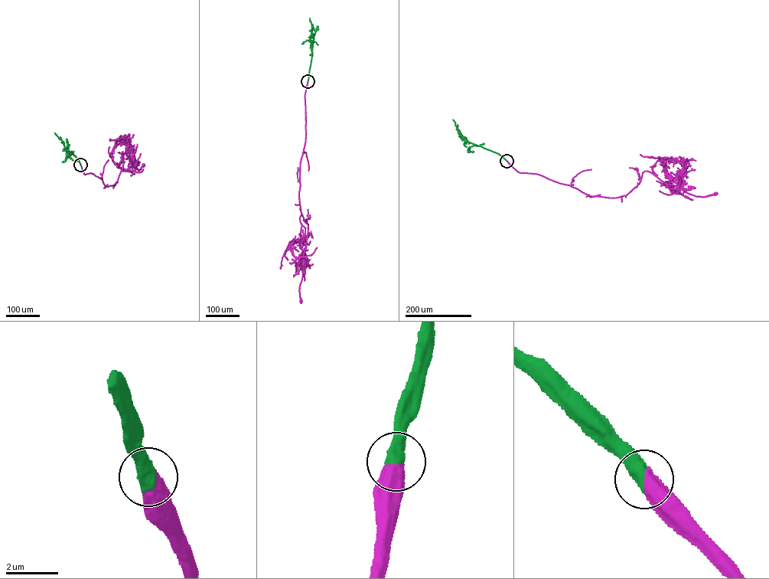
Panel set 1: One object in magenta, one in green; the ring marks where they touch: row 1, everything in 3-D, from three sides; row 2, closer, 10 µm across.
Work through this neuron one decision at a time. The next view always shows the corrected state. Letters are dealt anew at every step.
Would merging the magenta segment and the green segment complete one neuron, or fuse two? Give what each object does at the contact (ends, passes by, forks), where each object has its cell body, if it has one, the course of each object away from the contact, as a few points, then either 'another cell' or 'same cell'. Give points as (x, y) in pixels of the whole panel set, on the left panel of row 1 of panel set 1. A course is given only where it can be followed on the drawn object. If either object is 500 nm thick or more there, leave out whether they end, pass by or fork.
cell body of magenta at (143, 165); no cell body on green; magenta runs (80, 165), (84, 174), (92, 173), (101, 178), (107, 187), (117, 181), (124, 153), (138, 170), (143, 165); green runs (80, 165), (54, 132); same cell

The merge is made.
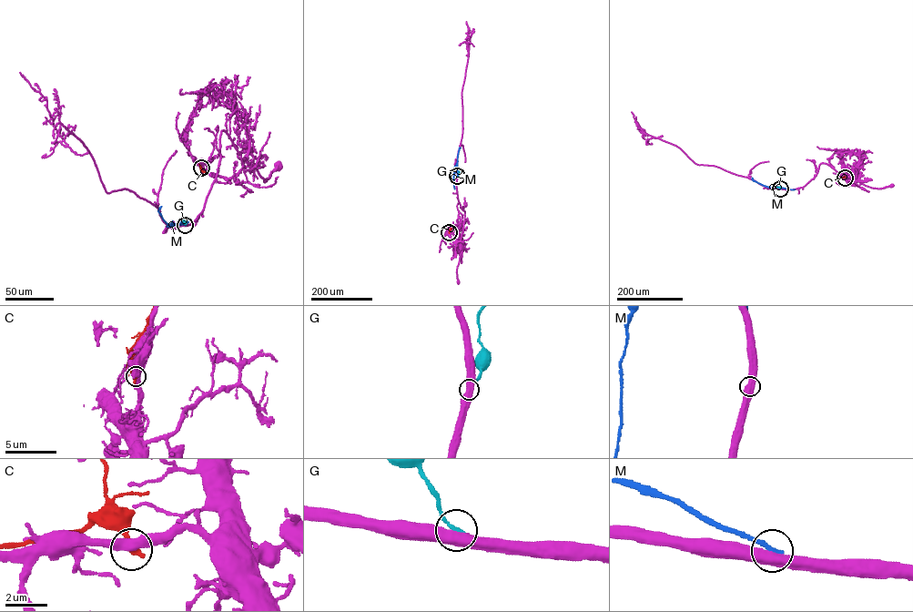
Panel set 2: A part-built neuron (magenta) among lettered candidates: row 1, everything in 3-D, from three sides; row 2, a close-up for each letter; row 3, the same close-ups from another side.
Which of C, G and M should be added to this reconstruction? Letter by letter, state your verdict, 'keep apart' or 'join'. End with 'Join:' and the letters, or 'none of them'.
C: keep apart
G: join
M: keep apart
Join: G

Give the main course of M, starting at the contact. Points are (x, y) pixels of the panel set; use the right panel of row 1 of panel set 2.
M: (780, 188), (795, 189)

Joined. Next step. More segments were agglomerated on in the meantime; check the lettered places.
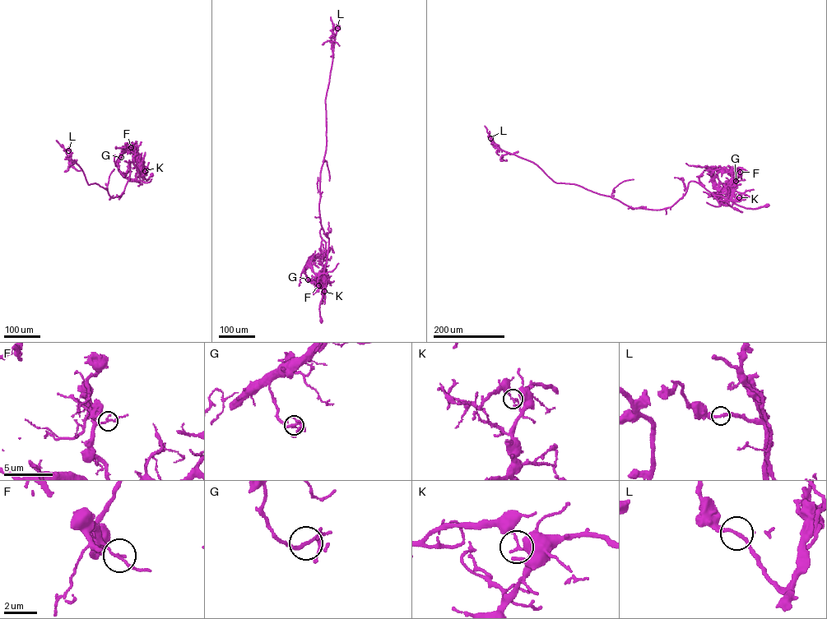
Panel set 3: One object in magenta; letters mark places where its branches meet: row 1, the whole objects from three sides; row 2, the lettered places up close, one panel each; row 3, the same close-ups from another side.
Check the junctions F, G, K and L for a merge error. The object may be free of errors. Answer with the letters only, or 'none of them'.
K

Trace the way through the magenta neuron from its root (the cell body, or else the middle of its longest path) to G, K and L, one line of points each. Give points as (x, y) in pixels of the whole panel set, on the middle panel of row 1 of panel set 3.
G: (321, 320), (319, 305), (322, 280), (325, 280), (324, 283), (319, 278), (308, 279)
K: (321, 320), (319, 307), (323, 283), (324, 291)
L: (321, 320), (319, 305), (328, 239), (320, 221), (320, 177), (327, 143), (325, 100), (337, 28)

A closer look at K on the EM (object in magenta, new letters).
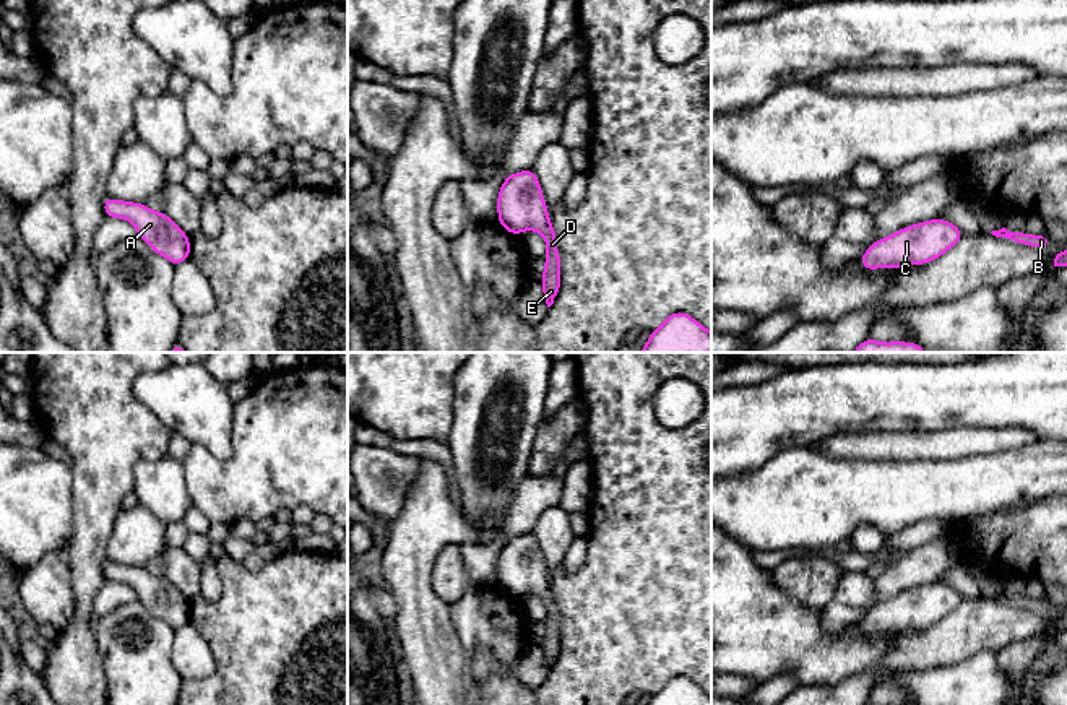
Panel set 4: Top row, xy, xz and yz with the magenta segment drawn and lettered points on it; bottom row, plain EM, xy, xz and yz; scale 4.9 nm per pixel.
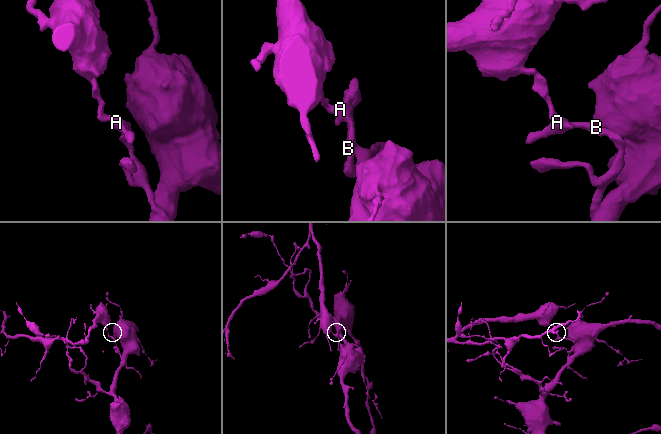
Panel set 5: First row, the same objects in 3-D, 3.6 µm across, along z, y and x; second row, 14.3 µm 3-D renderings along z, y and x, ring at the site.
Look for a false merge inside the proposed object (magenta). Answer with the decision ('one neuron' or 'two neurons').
two neurons

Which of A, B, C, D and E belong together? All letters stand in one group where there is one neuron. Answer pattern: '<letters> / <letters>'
A C / B D E

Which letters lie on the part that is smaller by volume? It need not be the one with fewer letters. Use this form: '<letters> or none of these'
A, C

